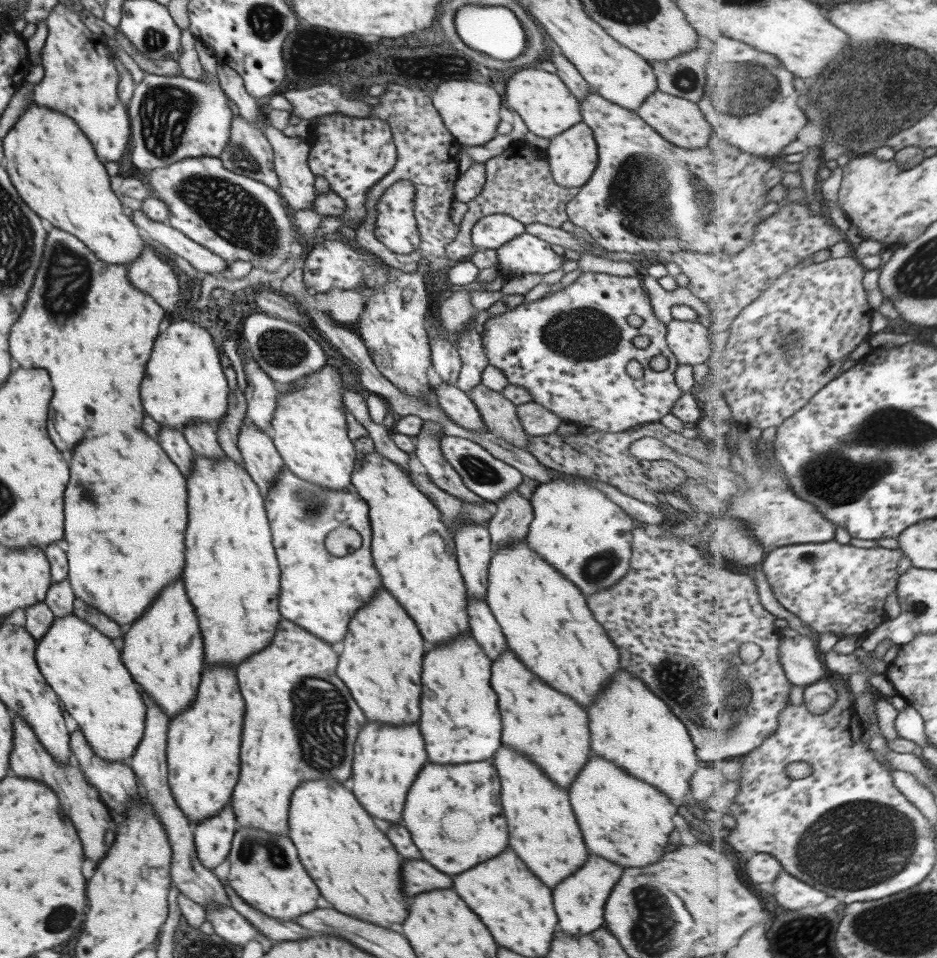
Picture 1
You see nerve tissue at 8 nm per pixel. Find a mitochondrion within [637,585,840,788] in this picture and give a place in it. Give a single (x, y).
(666, 675)

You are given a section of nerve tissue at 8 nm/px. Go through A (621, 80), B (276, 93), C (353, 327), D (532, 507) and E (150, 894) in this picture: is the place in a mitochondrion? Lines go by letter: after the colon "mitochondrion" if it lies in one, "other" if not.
A: other
B: other
C: other
D: other
E: other

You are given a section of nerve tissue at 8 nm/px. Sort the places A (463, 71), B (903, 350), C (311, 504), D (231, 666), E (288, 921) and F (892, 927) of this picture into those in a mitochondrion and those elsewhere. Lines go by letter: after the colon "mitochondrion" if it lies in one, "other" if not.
A: other
B: other
C: mitochondrion
D: other
E: other
F: mitochondrion

